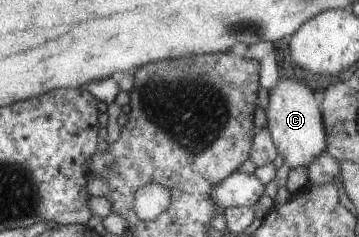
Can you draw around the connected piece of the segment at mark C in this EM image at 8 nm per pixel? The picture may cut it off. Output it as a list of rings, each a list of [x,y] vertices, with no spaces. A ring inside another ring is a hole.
[[[280,78],[269,94],[270,101],[268,109],[265,110],[268,120],[267,129],[277,151],[282,156],[284,164],[289,165],[291,169],[306,168],[326,151],[327,133],[325,128],[322,128],[323,114],[320,114],[322,107],[316,102],[312,90],[296,80]]]

